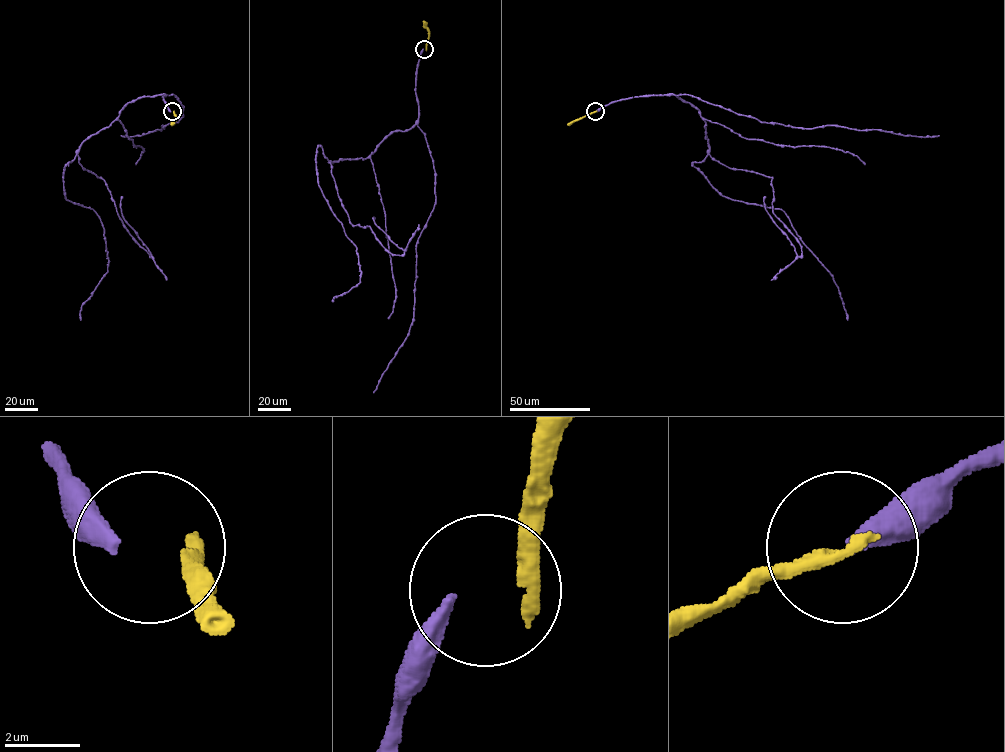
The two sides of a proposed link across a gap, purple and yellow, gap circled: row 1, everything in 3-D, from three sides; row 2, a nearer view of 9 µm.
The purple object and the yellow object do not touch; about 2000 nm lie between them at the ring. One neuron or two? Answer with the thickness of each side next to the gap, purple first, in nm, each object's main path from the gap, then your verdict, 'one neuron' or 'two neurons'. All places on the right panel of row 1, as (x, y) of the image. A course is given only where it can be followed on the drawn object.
calibres 400 and 320 nm; course purple (595, 111), (653, 95), (696, 107), (709, 153), (692, 163), (723, 195), (784, 212), (833, 277), (847, 320); course yellow (595, 111), (567, 124); two neurons

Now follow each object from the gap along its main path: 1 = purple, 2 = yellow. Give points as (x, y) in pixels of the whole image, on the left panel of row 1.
1: (170, 111), (166, 95), (129, 102), (64, 167), (65, 197), (96, 212), (108, 260), (81, 320)
2: (173, 111), (176, 119), (171, 124)

